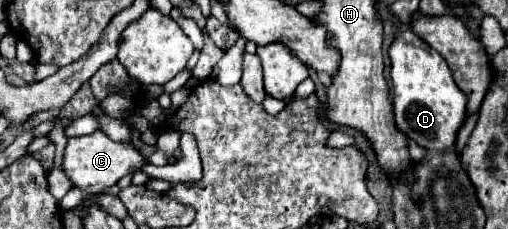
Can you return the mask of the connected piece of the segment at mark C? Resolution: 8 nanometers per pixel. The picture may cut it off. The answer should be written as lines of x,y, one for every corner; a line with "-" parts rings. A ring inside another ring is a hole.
96,131
92,135
68,139
62,157
62,171
72,181
74,187
82,189
84,195
98,195
108,187
116,185
120,177
130,173
134,167
140,167
142,163
146,163
146,159
138,153
138,149
126,143
116,143
102,131

